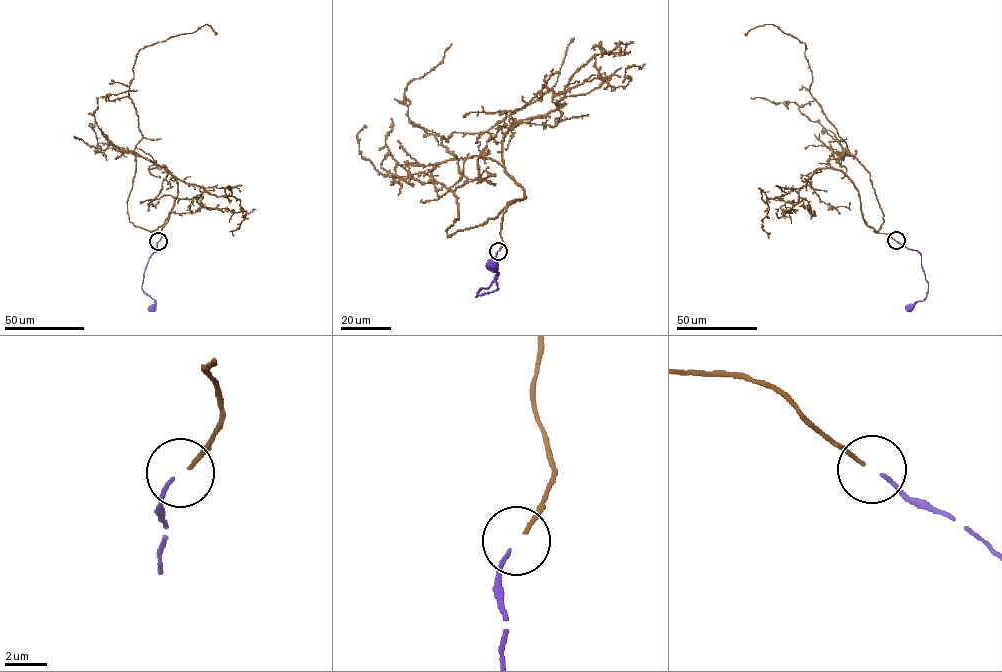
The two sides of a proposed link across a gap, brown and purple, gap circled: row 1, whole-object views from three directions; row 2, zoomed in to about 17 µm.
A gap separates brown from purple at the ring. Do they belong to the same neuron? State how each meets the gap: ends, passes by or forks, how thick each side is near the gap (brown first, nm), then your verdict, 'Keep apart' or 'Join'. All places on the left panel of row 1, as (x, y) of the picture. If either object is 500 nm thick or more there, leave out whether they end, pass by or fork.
At the ring brown ends. At the ring purple ends. Thickness 200 nm (brown) against 180 nm. Join

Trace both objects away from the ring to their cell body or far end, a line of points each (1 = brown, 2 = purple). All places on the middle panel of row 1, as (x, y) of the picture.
1: (499, 250), (524, 190), (476, 155), (453, 191), (467, 178), (440, 139), (538, 99), (574, 38)
2: (497, 252), (496, 275), (489, 287), (482, 288), (476, 297), (497, 289), (497, 268), (494, 266)

